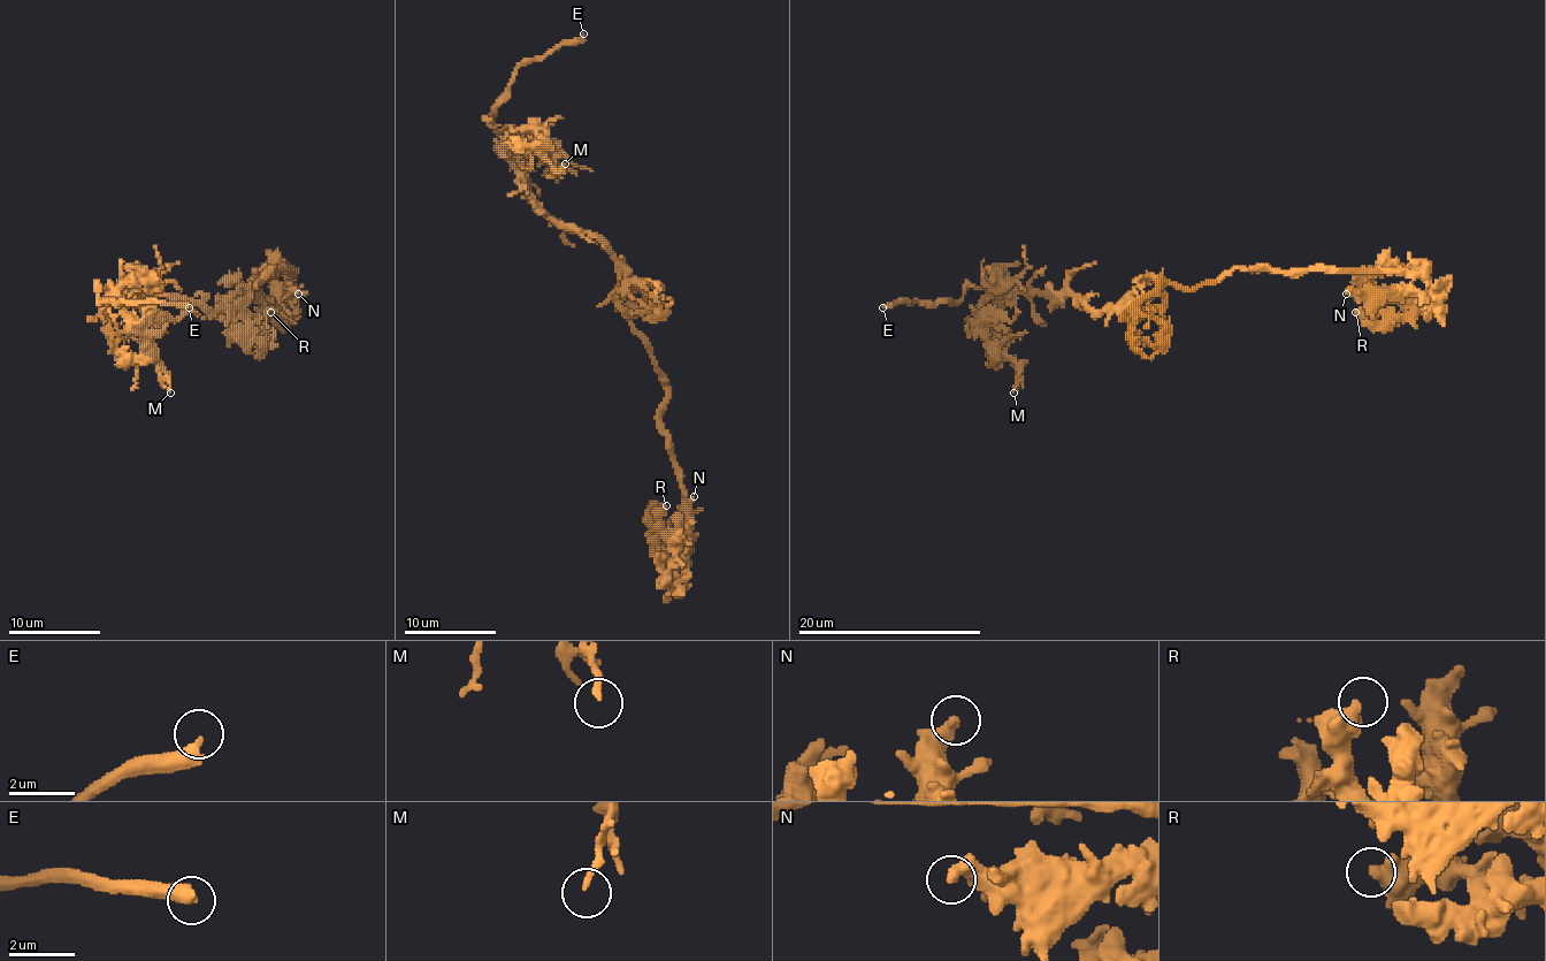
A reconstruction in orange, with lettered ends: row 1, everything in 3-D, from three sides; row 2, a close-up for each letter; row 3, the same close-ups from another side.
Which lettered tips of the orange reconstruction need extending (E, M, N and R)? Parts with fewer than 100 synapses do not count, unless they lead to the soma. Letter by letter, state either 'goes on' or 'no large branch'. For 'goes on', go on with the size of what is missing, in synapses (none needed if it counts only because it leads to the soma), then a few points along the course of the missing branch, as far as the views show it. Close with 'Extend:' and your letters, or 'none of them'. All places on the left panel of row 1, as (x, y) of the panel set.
E: goes on
M: no large branch
N: no large branch
R: no large branch
Extend: E

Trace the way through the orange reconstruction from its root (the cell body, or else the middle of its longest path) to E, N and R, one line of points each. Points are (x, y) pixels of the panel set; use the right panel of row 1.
E: (1156, 282), (1142, 277), (1101, 310), (1076, 296), (977, 287), (958, 300), (882, 307)
N: (1156, 282), (1176, 282), (1187, 289), (1196, 289), (1235, 268), (1415, 271), (1426, 282), (1422, 294), (1346, 294)
R: (1156, 282), (1196, 289), (1235, 268), (1413, 271), (1426, 284), (1433, 305), (1403, 314), (1355, 312)

